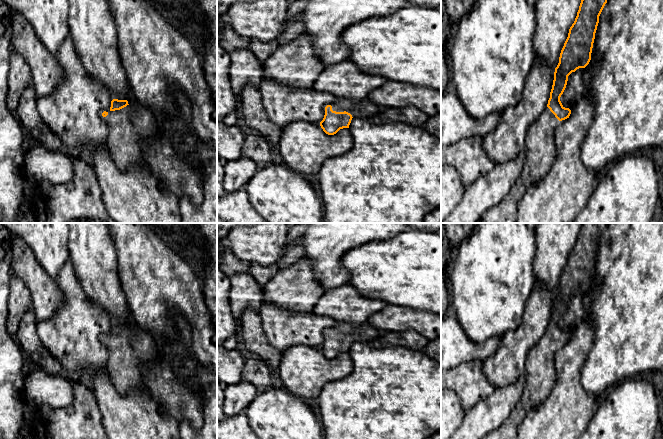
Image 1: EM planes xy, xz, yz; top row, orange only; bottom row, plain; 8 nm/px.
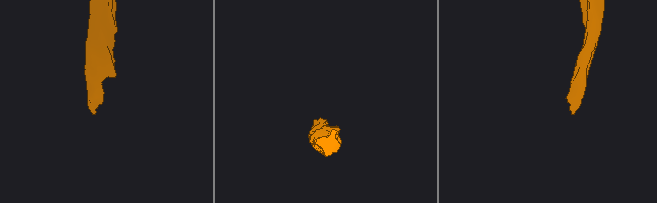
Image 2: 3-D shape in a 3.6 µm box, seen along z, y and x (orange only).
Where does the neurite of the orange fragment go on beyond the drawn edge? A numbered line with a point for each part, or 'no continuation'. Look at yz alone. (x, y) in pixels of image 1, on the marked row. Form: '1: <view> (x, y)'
1: yz (540, 149)

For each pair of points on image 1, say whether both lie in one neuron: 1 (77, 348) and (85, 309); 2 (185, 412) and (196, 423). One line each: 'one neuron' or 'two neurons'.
1: one neuron
2: one neuron

